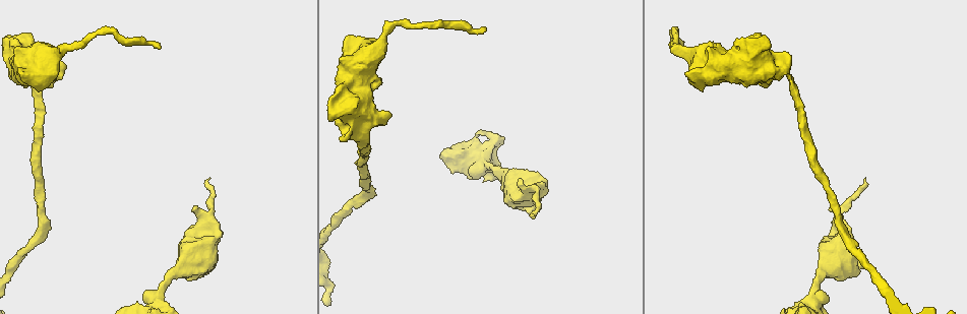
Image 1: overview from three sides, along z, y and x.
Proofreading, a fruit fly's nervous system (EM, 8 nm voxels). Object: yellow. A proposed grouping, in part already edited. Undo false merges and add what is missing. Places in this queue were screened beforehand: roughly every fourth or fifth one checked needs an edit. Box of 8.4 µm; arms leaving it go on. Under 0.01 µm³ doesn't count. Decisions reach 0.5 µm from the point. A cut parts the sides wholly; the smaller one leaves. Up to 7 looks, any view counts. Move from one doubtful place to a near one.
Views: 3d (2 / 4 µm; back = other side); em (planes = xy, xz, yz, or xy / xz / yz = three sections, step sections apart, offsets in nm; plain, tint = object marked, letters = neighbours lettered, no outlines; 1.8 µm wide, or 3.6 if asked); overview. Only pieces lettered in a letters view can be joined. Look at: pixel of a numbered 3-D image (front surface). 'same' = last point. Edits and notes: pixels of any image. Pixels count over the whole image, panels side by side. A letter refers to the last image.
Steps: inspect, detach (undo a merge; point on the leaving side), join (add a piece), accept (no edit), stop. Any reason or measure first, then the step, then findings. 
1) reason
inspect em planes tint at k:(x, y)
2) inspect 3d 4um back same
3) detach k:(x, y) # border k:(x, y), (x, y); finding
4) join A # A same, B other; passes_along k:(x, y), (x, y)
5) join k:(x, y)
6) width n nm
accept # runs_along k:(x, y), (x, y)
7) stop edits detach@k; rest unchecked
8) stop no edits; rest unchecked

free end
inspect em planes letters at 1:(485, 29)

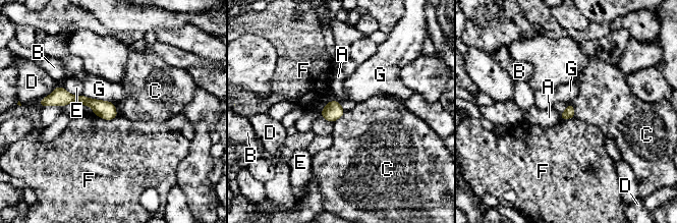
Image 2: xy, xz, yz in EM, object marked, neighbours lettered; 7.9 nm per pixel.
accept # A other, B other, C other, D other, E other, F other, G other; runs_along 2:(53, 100), (81, 99), (114, 113); none of them fits

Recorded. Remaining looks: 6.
an open end
inspect em planes letters at 1:(347, 136)

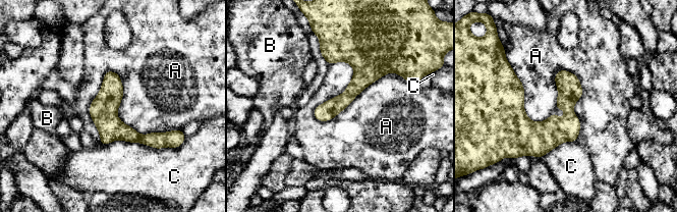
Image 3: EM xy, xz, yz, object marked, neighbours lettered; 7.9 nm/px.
longest_contact A 750 nm
accept # A other, B other, C other; no lettered piece goes on from it

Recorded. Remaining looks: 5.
free end
inspect em xz step 16 letters at 1:(195, 209)

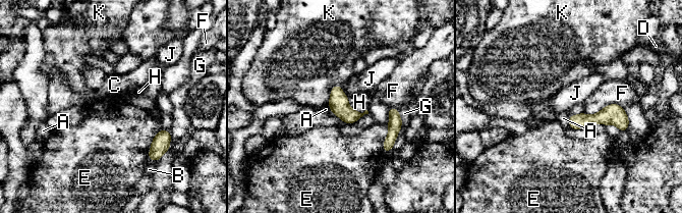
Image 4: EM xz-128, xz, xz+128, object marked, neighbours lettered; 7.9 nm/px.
cut it another way
inspect em planes letters same

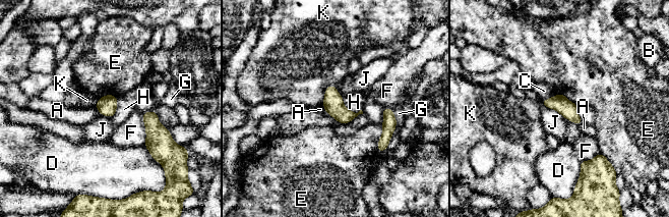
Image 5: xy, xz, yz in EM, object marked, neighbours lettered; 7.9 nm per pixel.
accept # A other, B other, C other, D other, E other, F other, G other, H other, J other, K other; border 5:(542, 104), (555, 109), (568, 119); no lettered piece goes on from it

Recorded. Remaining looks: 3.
stop no edits; rest unchecked

